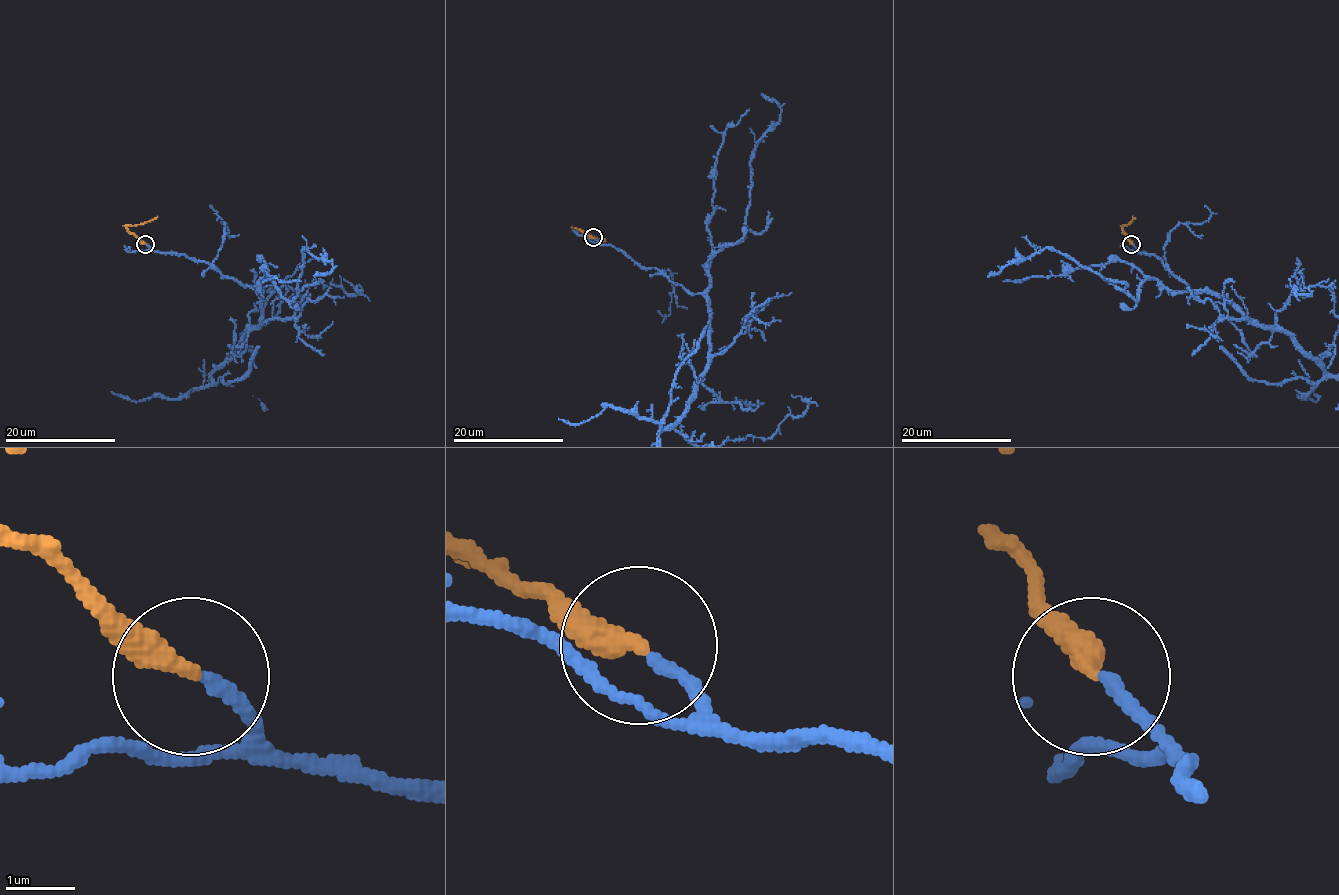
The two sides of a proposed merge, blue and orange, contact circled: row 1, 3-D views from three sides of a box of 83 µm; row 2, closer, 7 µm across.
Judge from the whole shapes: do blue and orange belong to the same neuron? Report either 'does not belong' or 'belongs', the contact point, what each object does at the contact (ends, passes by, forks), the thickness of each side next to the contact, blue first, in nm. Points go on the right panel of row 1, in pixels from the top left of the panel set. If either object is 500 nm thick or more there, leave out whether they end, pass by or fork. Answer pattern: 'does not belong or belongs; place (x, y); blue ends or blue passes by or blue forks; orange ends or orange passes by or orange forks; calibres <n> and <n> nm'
belongs; place (1131, 244); blue ends; orange ends; calibres 190 and 360 nm

